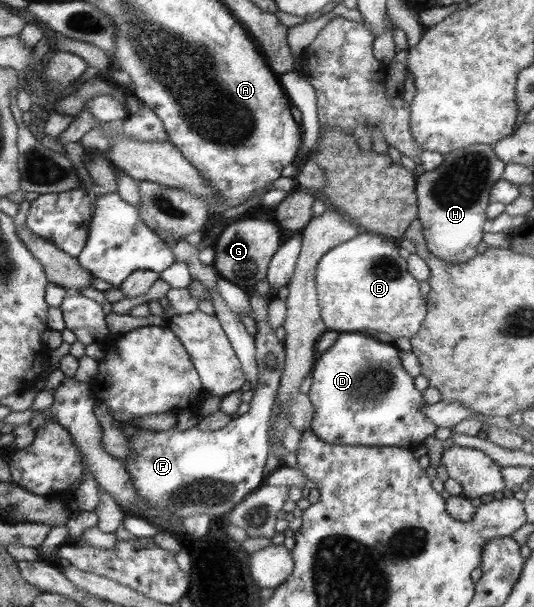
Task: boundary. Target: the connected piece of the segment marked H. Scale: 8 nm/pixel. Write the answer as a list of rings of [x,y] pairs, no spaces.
[[[472,144],[443,155],[443,161],[432,171],[425,171],[415,178],[415,193],[418,197],[417,220],[421,236],[430,254],[447,262],[468,262],[478,248],[482,224],[486,220],[486,204],[490,202],[490,193],[494,185],[502,178],[504,166],[496,155],[494,148],[488,144]]]

